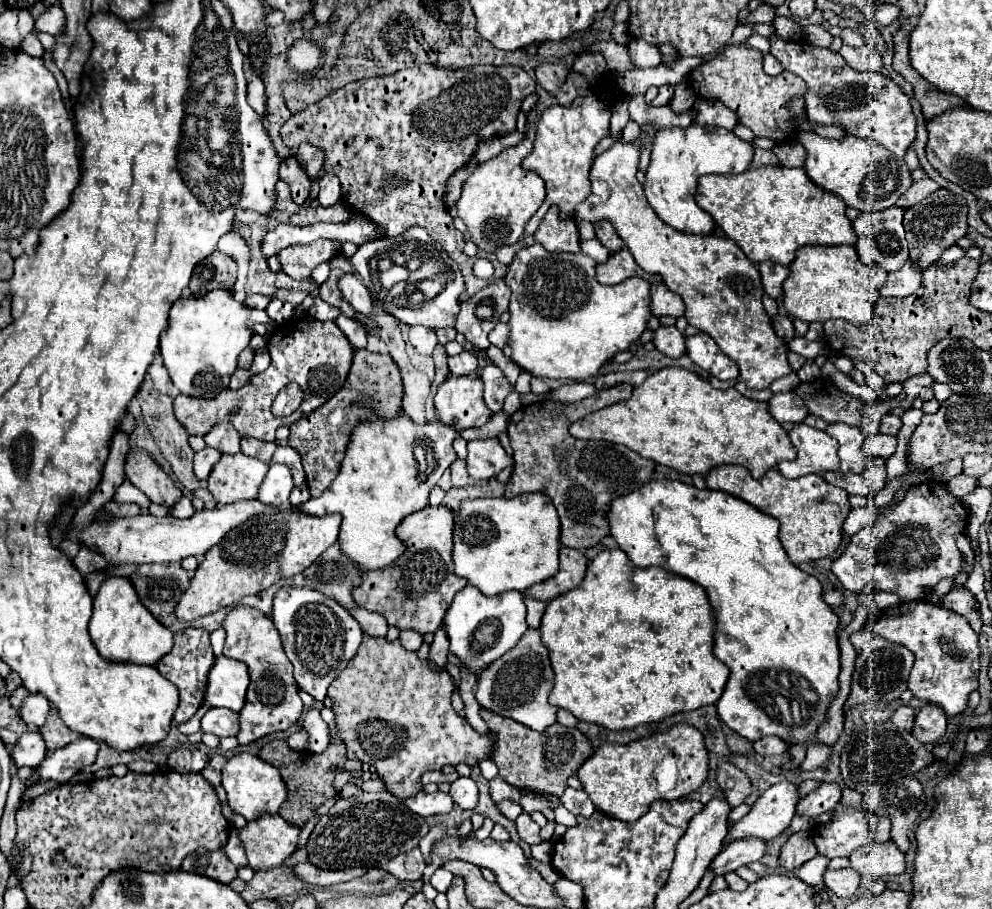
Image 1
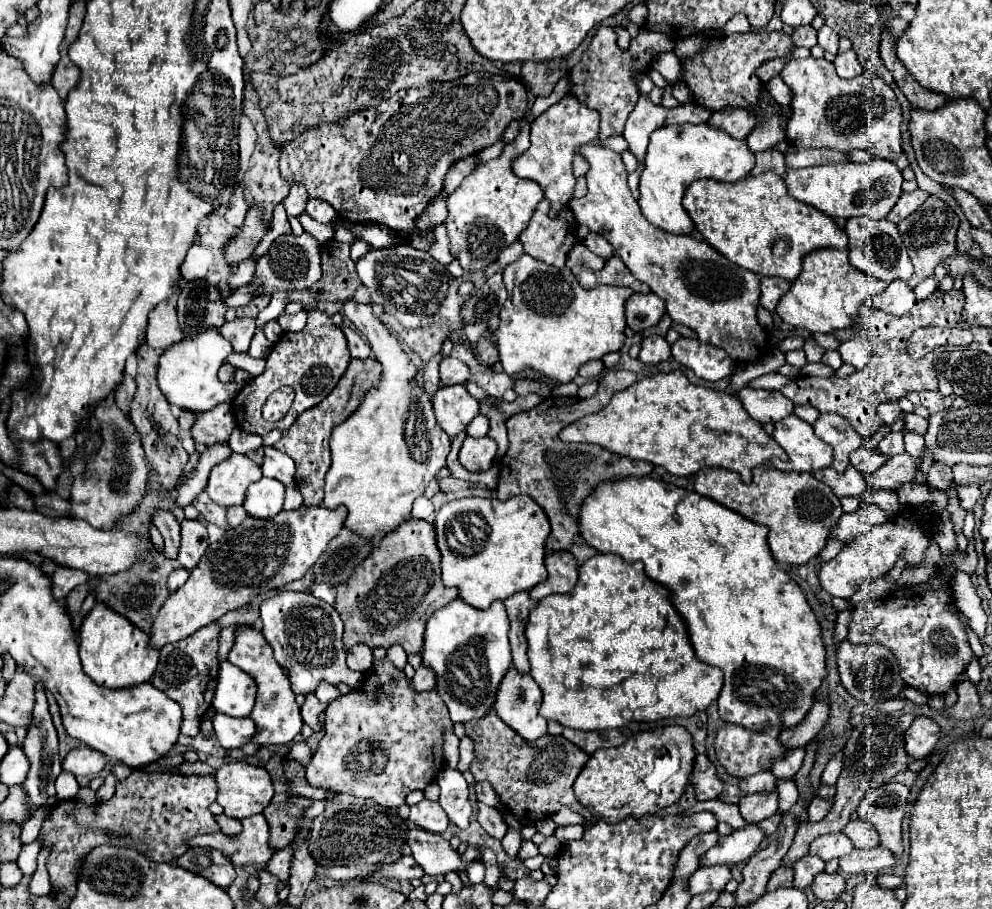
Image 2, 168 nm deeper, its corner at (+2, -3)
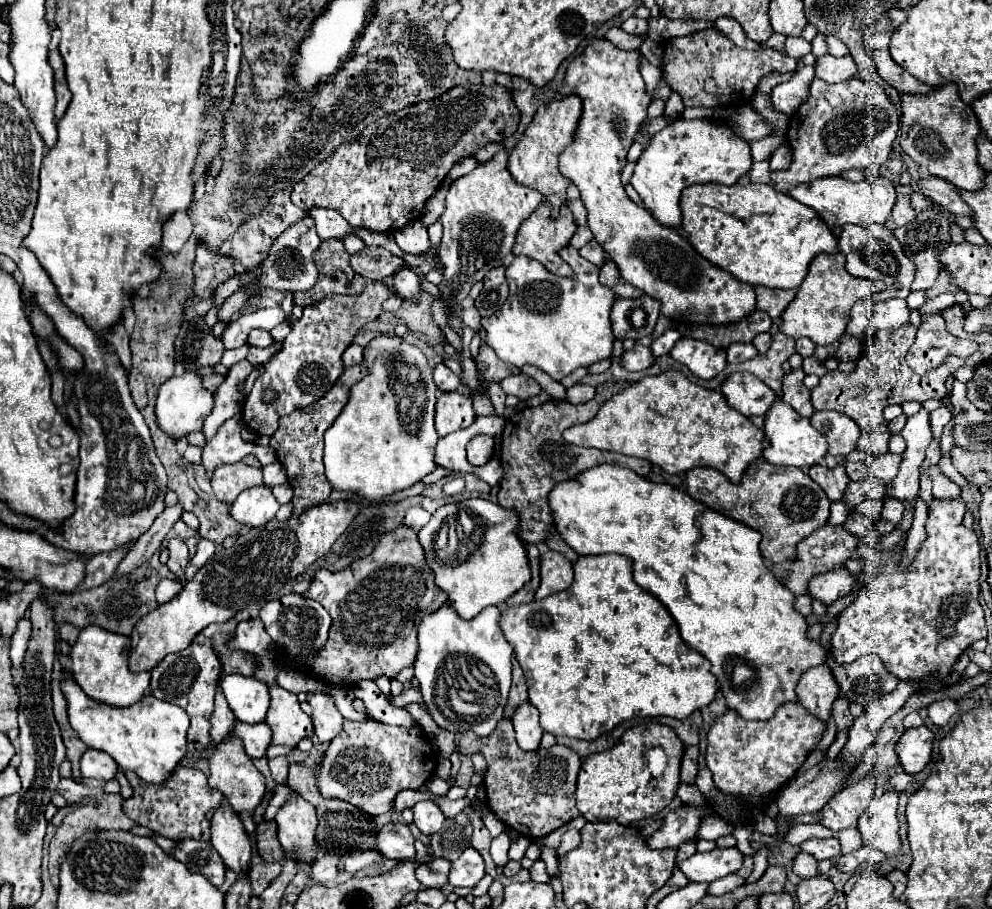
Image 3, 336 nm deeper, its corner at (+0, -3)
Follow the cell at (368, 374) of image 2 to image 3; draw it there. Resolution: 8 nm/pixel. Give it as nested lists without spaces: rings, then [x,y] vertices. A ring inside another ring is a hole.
[[[354,365],[354,367],[344,369],[344,373],[334,383],[334,387],[322,399],[282,417],[276,433],[270,437],[270,447],[276,451],[278,461],[286,467],[288,483],[294,489],[294,499],[292,499],[292,503],[294,503],[292,515],[294,517],[302,515],[302,511],[306,511],[310,507],[324,503],[332,491],[332,485],[326,481],[326,475],[324,475],[324,463],[322,463],[324,441],[322,441],[322,437],[324,437],[324,431],[334,423],[334,419],[344,409],[348,395],[350,395],[350,385],[358,383],[364,375],[366,375],[364,365]]]

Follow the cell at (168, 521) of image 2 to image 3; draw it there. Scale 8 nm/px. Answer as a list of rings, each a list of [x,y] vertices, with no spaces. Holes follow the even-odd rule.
[[[172,539],[170,543],[168,543],[168,551],[170,551],[170,559],[168,559],[168,569],[176,575],[176,581],[178,583],[186,583],[186,579],[184,579],[184,569],[186,569],[186,565],[188,565],[188,547],[186,547],[186,543],[184,541],[180,541],[180,539]]]

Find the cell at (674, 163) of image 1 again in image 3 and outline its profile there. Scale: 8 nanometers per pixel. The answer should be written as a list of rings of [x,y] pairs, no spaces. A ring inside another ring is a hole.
[[[676,119],[670,125],[666,125],[662,131],[658,131],[648,147],[642,151],[634,175],[630,179],[630,185],[636,189],[644,205],[650,209],[654,219],[666,227],[678,227],[682,223],[680,215],[680,193],[688,185],[696,183],[722,183],[722,185],[731,186],[752,167],[752,157],[750,157],[750,147],[744,139],[740,139],[728,125],[714,125],[710,119]]]

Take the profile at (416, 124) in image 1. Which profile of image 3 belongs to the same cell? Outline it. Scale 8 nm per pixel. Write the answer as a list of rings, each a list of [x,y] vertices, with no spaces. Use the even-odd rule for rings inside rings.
[[[484,85],[454,87],[454,89],[450,89],[446,95],[442,95],[442,97],[436,99],[436,101],[424,101],[424,103],[406,107],[406,109],[402,109],[402,111],[396,111],[396,113],[390,113],[390,115],[378,119],[374,125],[366,127],[364,133],[362,133],[358,139],[346,141],[344,145],[340,145],[340,147],[336,149],[336,153],[334,153],[330,159],[326,159],[324,163],[320,163],[318,169],[314,169],[310,175],[306,175],[306,177],[294,187],[294,191],[292,191],[292,203],[294,203],[296,207],[304,209],[304,211],[310,211],[310,209],[314,209],[314,207],[334,209],[334,211],[338,211],[352,227],[366,227],[366,229],[370,229],[370,231],[380,231],[380,233],[384,233],[384,231],[388,231],[388,229],[390,229],[390,231],[392,231],[392,229],[394,229],[394,231],[396,231],[396,229],[402,229],[404,225],[408,225],[408,221],[416,221],[418,217],[422,217],[426,201],[428,201],[428,199],[436,193],[436,189],[442,185],[444,177],[448,175],[448,171],[452,169],[454,163],[458,163],[458,161],[464,159],[464,157],[470,157],[474,151],[478,151],[480,147],[488,145],[488,143],[500,143],[500,141],[504,141],[506,137],[510,137],[510,135],[516,131],[518,121],[520,121],[520,111],[516,109],[516,105],[514,105],[514,101],[512,101],[510,91],[506,91],[504,87],[500,87],[500,85],[492,85],[492,87],[484,87]]]

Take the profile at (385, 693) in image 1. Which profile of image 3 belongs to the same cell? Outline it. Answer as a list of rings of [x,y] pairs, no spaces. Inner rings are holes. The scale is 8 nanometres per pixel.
[[[344,721],[344,729],[326,749],[318,773],[318,789],[326,799],[342,799],[376,817],[392,809],[398,791],[422,787],[434,775],[436,765],[436,753],[418,727],[404,729],[374,721]]]

